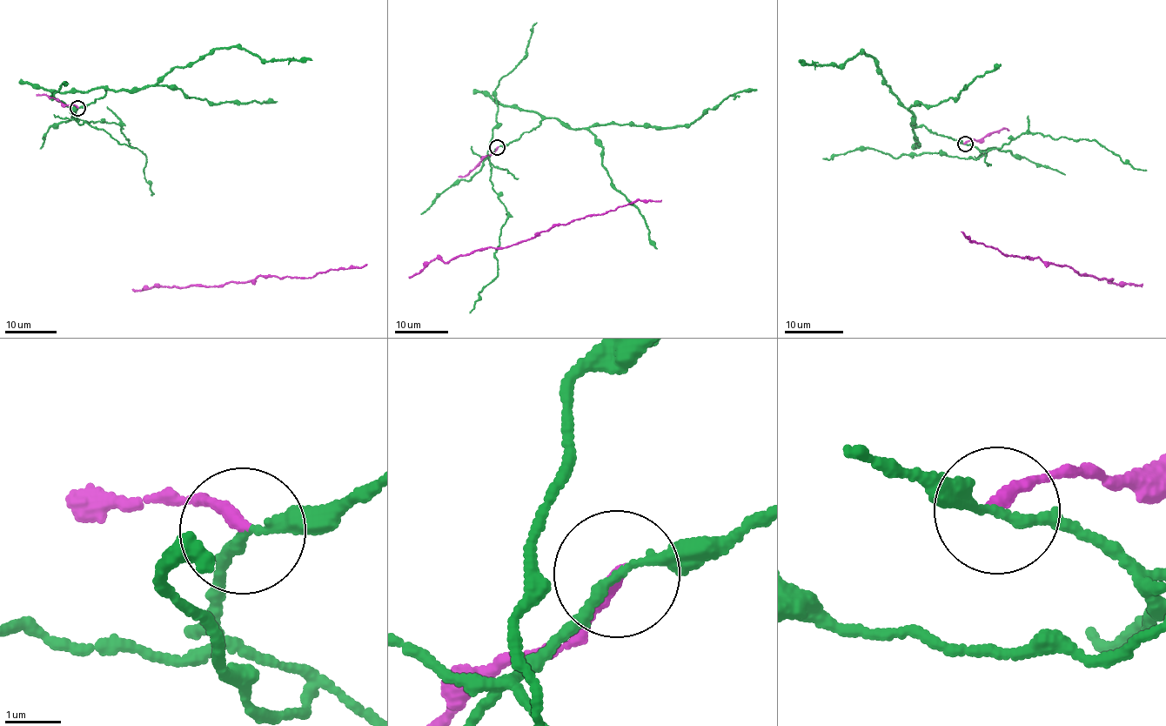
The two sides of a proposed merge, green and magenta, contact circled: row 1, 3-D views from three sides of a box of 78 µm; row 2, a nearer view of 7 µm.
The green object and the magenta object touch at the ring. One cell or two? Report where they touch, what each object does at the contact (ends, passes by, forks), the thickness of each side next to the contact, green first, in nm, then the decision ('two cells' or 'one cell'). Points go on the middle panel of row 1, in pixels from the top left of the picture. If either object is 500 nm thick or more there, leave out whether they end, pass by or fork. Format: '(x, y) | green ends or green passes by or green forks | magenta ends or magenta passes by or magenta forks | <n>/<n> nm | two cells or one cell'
(497, 147) | green passes by | magenta ends | 160/220 nm | two cells

